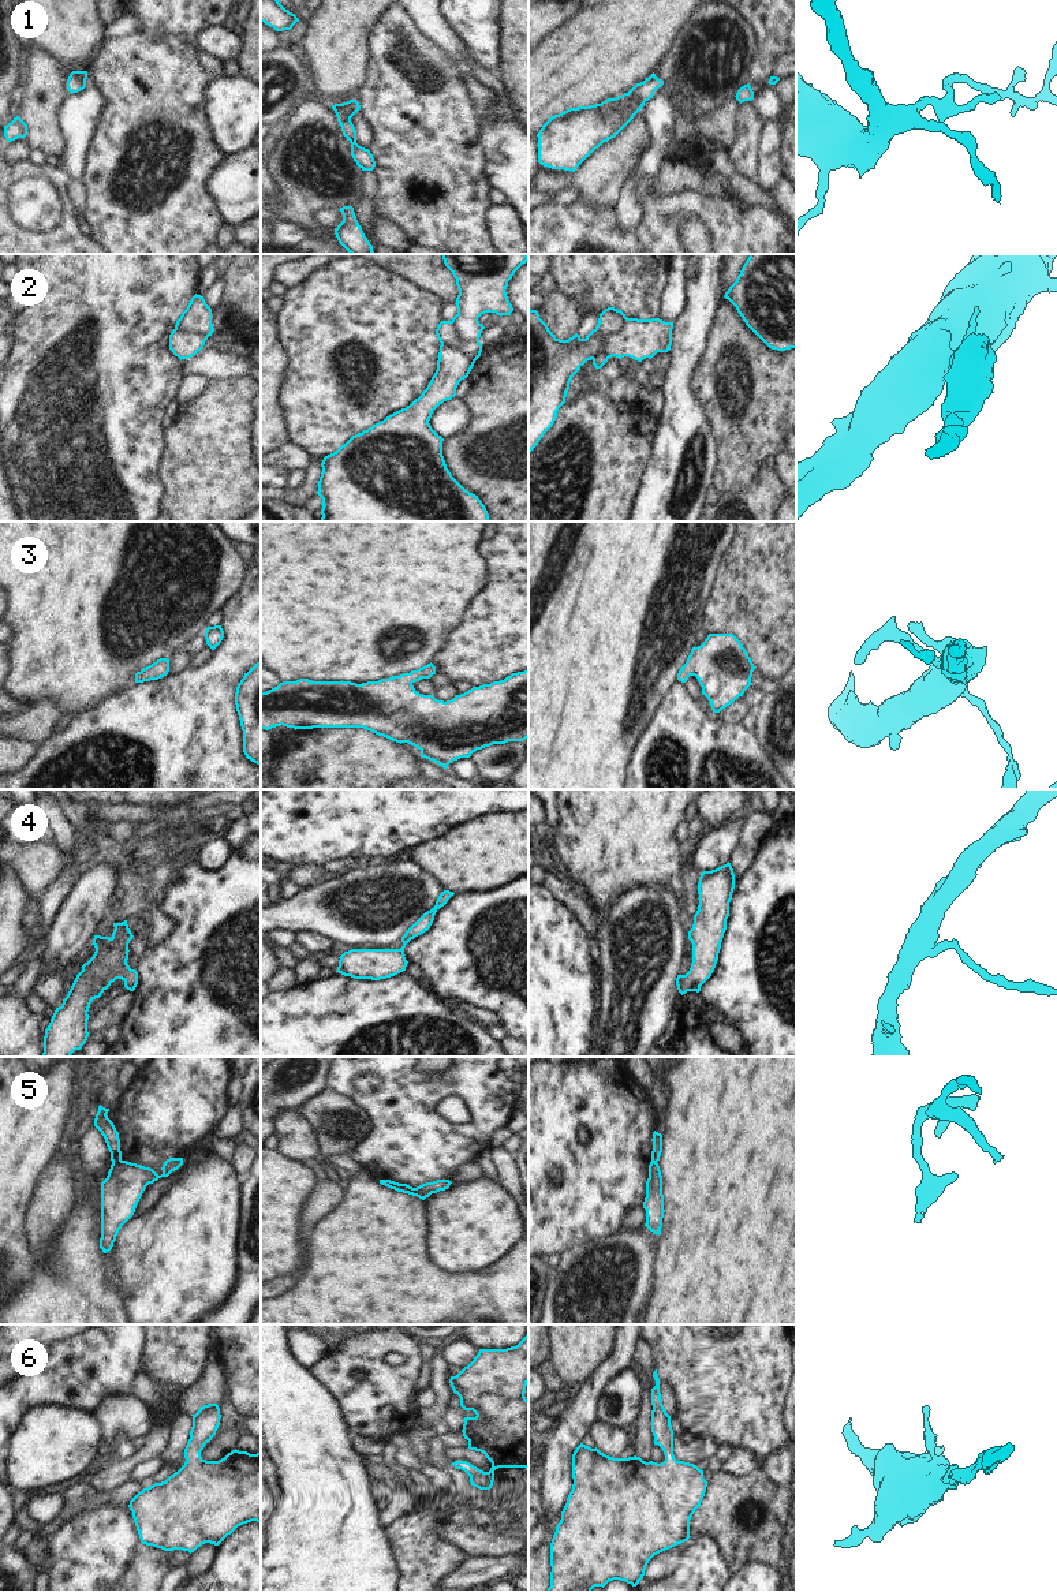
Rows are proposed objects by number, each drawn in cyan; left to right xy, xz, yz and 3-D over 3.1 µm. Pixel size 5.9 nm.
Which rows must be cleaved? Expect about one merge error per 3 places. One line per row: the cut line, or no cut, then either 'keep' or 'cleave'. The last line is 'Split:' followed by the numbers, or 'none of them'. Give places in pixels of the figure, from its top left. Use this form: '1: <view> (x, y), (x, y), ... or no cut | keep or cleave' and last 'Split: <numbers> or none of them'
1: no cut | keep
2: xz (464, 339), (462, 351), (469, 358), (475, 359) | cleave
3: no cut | keep
4: no cut | keep
5: no cut | keep
6: no cut | keep
Split: 2

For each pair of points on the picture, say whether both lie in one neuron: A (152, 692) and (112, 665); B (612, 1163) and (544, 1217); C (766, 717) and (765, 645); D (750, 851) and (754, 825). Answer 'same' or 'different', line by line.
A: different
B: same
C: different
D: same

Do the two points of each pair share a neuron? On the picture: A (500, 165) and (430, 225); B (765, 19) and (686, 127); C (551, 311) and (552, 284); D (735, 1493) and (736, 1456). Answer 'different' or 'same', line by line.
A: different
B: different
C: different
D: different

